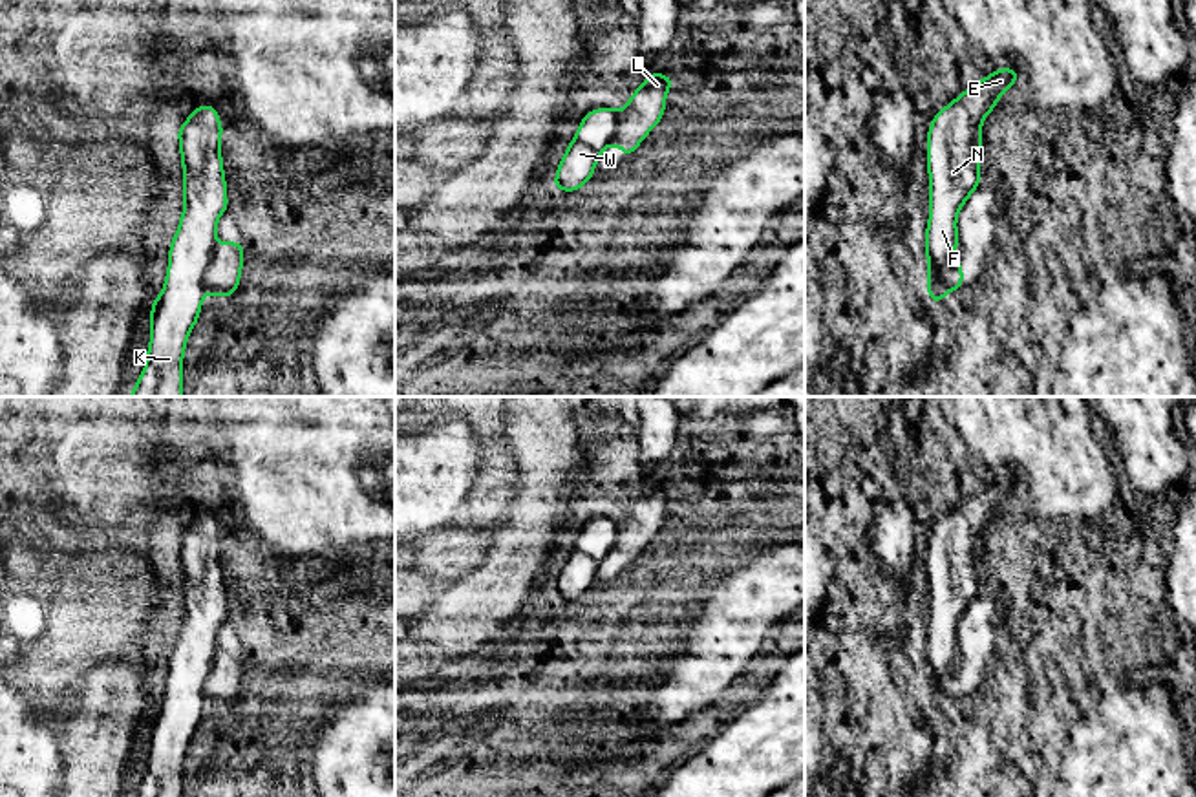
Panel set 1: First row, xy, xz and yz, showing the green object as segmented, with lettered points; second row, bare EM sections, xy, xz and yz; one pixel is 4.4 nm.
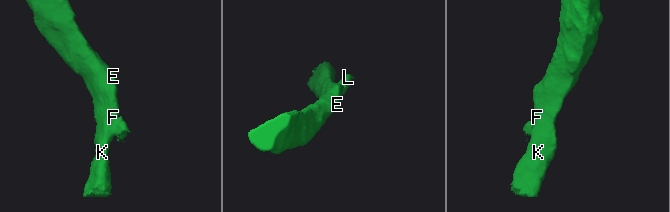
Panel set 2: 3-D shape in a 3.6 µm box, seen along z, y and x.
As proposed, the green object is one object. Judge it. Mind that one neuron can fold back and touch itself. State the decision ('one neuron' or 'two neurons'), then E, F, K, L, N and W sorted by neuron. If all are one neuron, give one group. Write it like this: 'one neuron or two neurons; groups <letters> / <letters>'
two neurons; groups E F K N W / L

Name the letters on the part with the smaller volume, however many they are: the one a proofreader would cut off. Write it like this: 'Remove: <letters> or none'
Remove: L

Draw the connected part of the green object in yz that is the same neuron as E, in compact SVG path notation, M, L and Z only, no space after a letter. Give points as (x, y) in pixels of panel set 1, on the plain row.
M997 477L934 523L927 539L929 629L925 638L927 704L940 715L949 702L933 689L956 669L956 627L980 596L982 530L1020 490L1015 477Z

